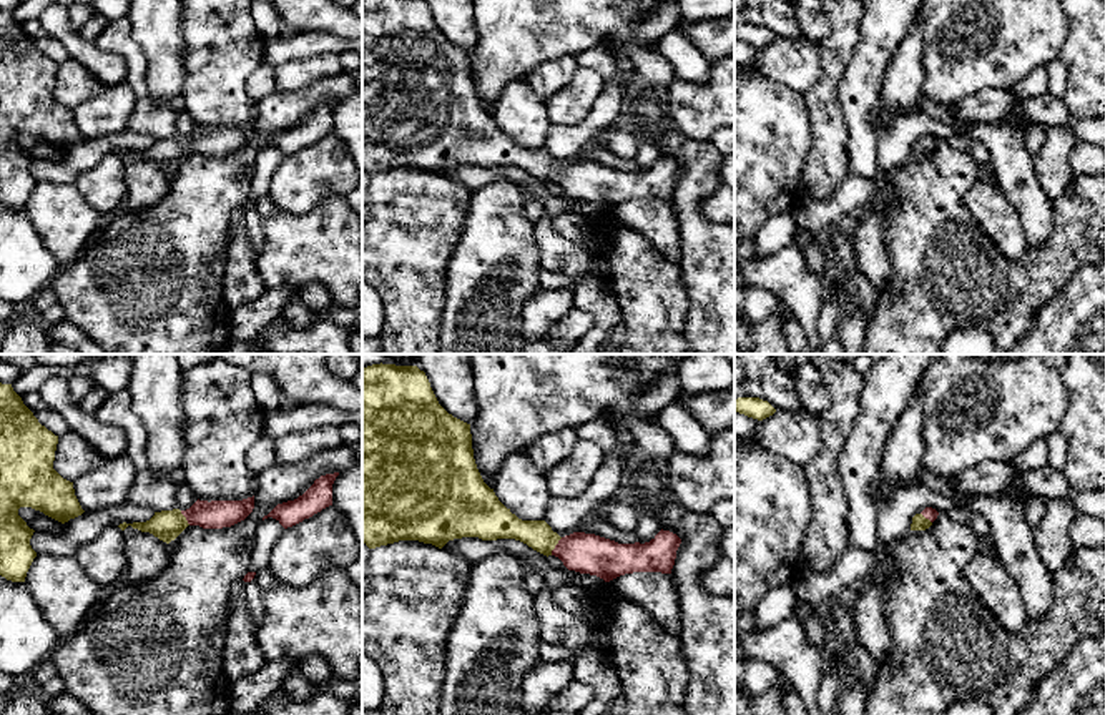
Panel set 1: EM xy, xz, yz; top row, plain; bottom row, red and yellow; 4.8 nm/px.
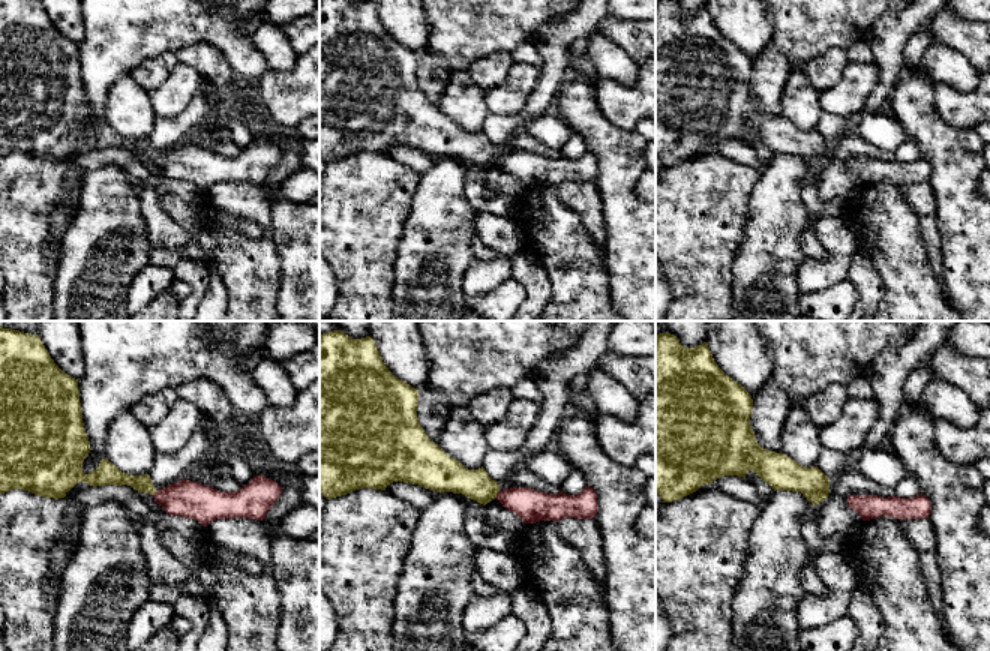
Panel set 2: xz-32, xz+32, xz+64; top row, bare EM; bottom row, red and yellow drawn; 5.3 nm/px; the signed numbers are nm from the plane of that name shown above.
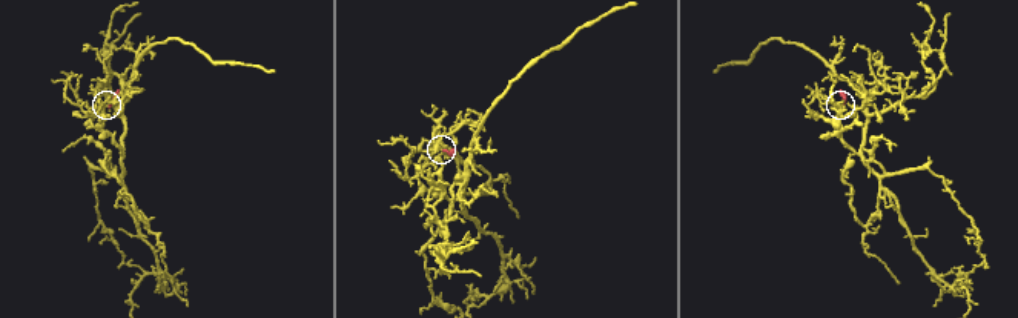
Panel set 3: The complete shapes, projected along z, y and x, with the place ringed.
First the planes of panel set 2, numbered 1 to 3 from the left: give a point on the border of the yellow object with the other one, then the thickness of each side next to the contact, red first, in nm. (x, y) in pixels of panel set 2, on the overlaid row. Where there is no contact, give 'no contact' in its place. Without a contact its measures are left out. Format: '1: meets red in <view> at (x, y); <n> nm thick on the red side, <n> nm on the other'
1: meets red in xz-32 at (155, 494); 200 nm thick on the red side, 100 nm on the other
2: meets red in xz+32 at (498, 494); 180 nm thick on the red side, 160 nm on the other
3: no contact

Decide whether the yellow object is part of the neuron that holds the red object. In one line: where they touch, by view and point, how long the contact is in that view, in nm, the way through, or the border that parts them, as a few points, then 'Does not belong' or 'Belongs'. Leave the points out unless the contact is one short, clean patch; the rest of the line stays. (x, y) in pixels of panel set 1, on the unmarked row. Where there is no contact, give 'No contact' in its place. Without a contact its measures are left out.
Touches red at xz (555, 173). Shared border 110 nm. Path across: xz (582, 180), (555, 173), (537, 162). Belongs

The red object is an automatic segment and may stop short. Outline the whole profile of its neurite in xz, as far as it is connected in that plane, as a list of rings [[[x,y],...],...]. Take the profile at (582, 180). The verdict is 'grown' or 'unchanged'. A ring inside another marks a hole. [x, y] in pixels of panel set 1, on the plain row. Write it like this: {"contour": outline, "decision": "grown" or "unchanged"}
{"contour": [[[362,0],[362,171],[376,176],[419,168],[442,176],[449,168],[462,165],[515,166],[547,185],[558,185],[568,198],[597,203],[605,210],[633,200],[671,201],[681,171],[676,161],[663,156],[650,170],[618,171],[585,160],[560,165],[545,148],[518,146],[484,110],[474,86],[470,52],[439,32],[425,0]]], "decision": "grown"}

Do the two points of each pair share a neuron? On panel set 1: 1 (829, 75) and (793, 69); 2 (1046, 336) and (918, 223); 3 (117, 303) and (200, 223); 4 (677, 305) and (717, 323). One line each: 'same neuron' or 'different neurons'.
1: different neurons
2: different neurons
3: same neuron
4: different neurons

